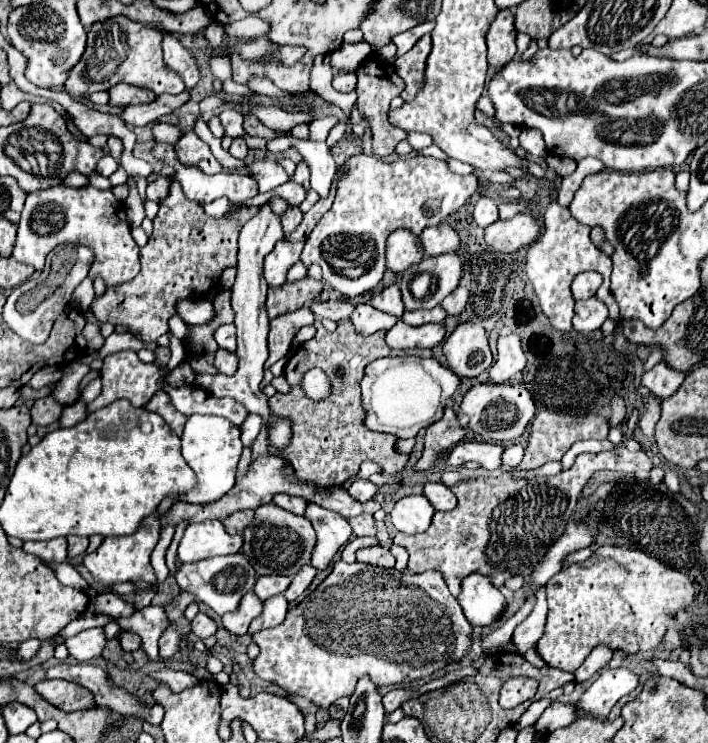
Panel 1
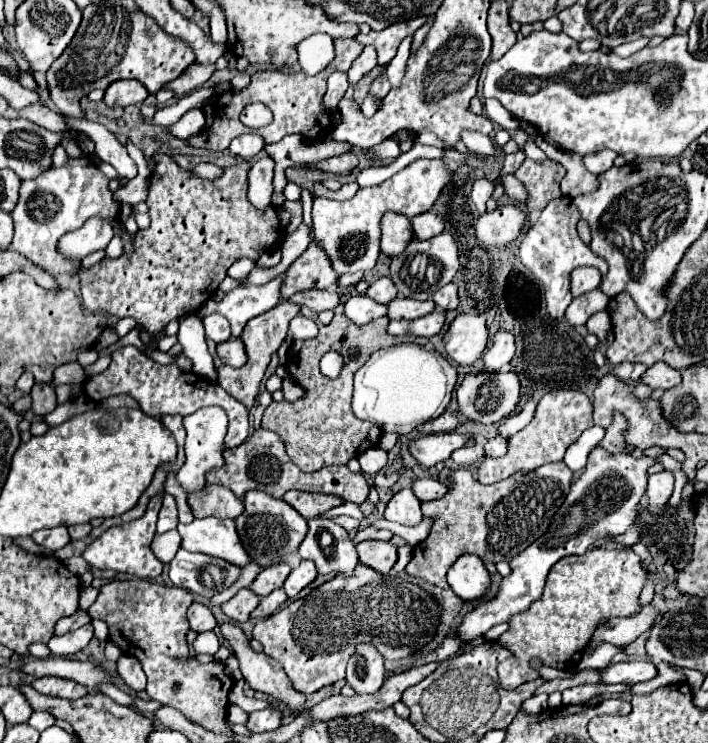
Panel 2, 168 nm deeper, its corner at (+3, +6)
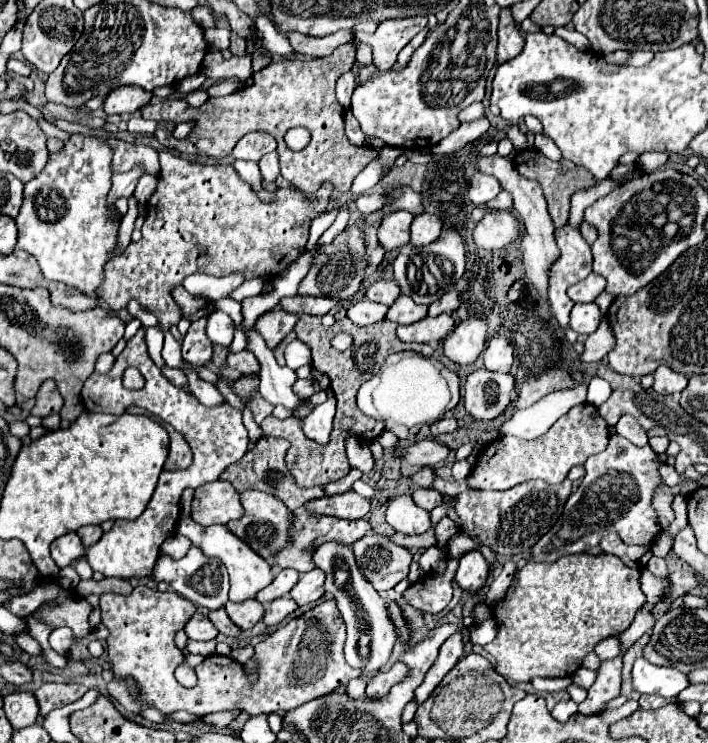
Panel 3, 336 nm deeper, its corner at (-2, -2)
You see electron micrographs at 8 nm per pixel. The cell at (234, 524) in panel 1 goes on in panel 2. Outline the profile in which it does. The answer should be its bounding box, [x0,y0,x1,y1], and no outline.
[188,487,244,519]

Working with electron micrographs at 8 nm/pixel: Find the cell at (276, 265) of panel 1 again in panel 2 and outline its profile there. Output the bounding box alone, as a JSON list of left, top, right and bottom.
[228,258,256,279]

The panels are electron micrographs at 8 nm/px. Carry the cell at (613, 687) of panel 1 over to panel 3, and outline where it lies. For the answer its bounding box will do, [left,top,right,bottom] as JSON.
[633,657,689,697]

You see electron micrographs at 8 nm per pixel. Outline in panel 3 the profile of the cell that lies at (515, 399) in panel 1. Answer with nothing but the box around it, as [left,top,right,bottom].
[465,369,515,421]

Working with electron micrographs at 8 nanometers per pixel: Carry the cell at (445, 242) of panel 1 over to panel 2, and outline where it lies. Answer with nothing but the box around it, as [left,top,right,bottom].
[412,209,444,241]

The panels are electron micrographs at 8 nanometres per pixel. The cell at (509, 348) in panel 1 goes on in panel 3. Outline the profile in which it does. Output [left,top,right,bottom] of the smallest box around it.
[483,337,513,373]

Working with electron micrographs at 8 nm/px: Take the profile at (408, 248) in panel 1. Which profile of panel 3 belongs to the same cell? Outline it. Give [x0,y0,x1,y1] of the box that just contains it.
[377,211,413,251]

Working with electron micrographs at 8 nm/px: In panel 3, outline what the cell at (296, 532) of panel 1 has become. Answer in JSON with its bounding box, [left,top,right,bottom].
[227,491,291,559]

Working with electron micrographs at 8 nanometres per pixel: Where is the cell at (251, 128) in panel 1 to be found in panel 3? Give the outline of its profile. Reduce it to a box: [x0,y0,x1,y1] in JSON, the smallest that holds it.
[141,43,379,195]

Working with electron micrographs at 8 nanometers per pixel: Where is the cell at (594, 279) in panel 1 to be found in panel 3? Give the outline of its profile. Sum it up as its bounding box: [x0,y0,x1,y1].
[567,273,605,303]

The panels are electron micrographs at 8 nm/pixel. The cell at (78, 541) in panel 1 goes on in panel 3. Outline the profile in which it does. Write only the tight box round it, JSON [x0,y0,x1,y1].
[77,525,103,547]

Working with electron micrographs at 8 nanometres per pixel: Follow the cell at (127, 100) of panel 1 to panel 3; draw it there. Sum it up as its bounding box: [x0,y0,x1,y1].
[103,85,151,115]

